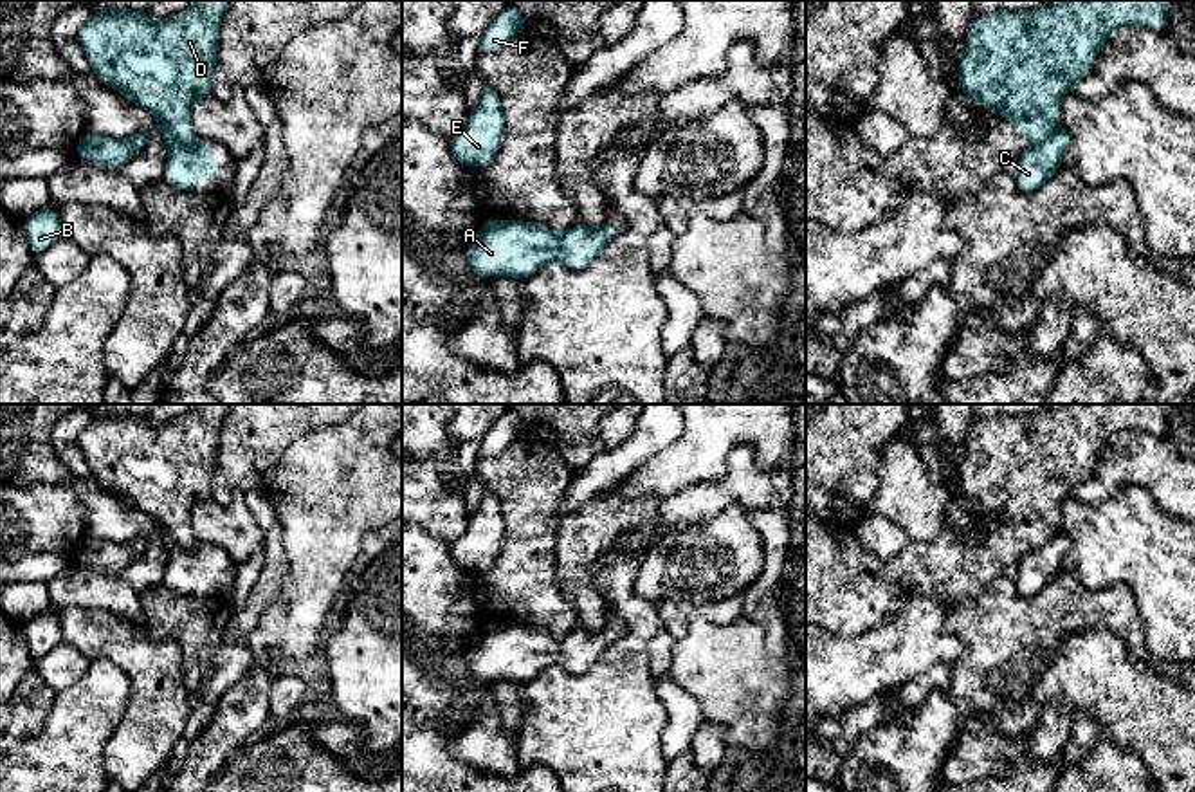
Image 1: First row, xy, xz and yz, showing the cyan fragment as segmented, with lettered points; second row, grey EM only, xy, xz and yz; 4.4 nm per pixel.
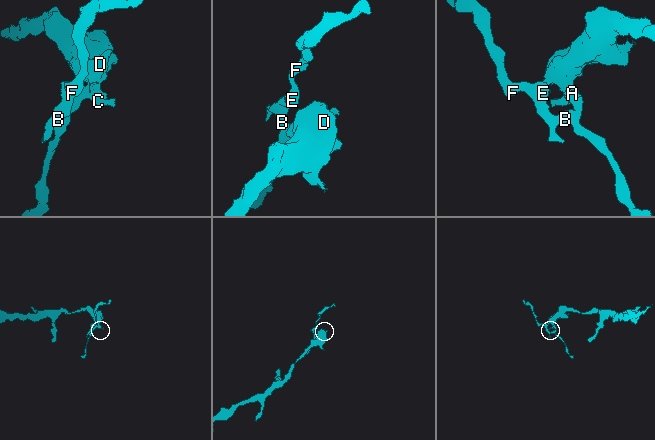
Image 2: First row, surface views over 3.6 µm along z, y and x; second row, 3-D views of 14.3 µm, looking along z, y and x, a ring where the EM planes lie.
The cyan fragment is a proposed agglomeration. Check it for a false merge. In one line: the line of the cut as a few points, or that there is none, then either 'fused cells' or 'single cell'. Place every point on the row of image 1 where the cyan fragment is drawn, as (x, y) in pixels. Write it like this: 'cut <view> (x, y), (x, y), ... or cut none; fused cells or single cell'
cut xy (161, 121), (175, 139), (184, 143), (197, 141); fused cells

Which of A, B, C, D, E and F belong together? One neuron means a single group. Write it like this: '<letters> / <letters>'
A B C E F / D

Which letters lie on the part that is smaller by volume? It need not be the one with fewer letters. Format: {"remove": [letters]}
{"remove": ["A", "B", "C", "E", "F"]}

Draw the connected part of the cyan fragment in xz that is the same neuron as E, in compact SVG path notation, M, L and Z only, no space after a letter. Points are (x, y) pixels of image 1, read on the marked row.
M485 83L476 108L469 114L467 126L451 139L452 157L467 168L487 166L501 144L505 114L496 90Z

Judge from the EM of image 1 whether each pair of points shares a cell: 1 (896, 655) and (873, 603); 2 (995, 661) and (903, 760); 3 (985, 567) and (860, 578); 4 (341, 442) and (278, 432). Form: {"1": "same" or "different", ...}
{"1": "different", "2": "different", "3": "same", "4": "different"}

